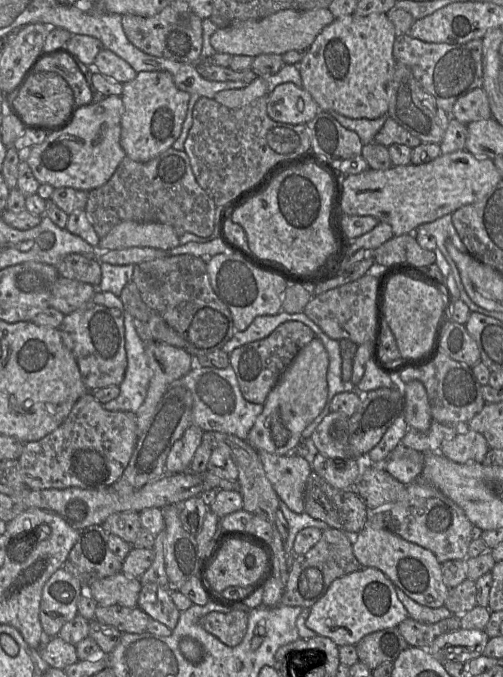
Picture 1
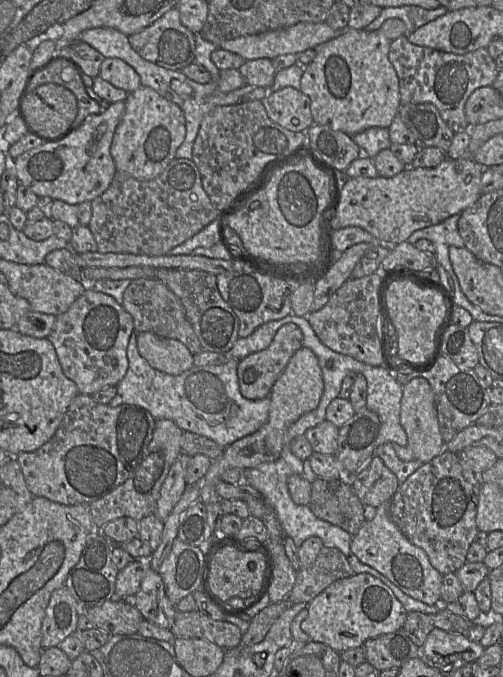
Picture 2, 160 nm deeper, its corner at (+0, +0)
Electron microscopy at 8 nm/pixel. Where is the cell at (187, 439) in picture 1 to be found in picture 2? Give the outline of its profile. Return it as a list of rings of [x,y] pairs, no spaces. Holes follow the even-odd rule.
[[[181,453],[172,464],[160,489],[155,514],[165,521],[186,489],[185,474],[191,456]]]

